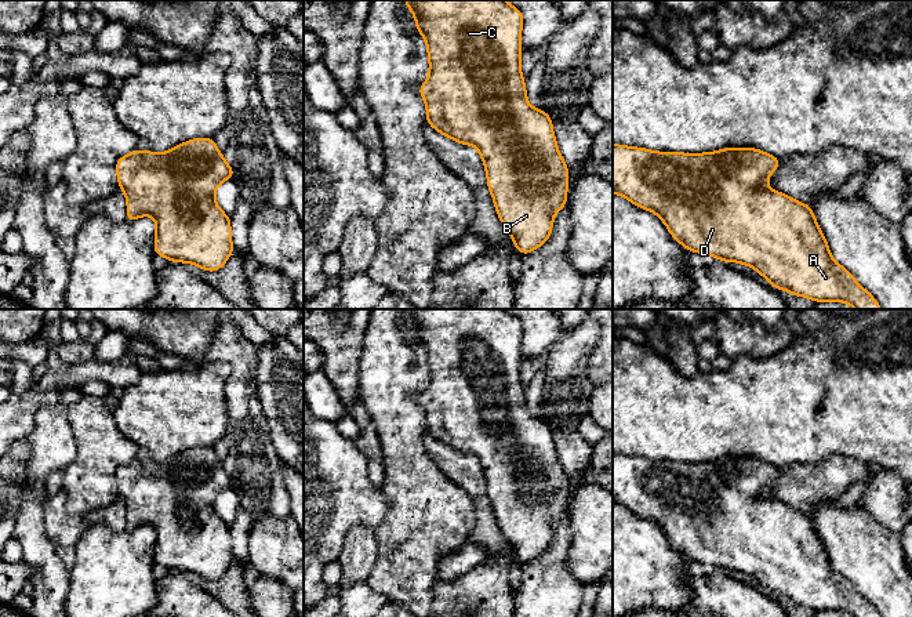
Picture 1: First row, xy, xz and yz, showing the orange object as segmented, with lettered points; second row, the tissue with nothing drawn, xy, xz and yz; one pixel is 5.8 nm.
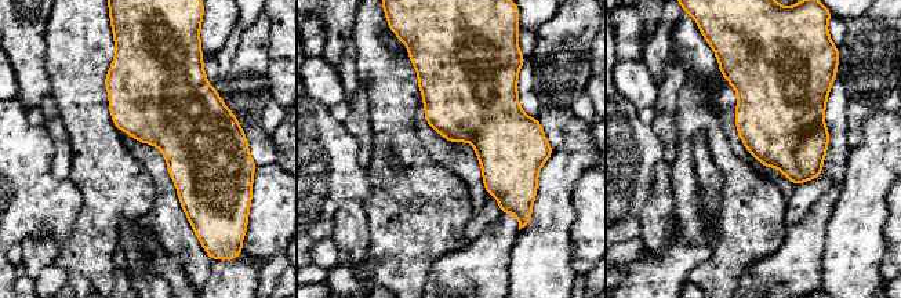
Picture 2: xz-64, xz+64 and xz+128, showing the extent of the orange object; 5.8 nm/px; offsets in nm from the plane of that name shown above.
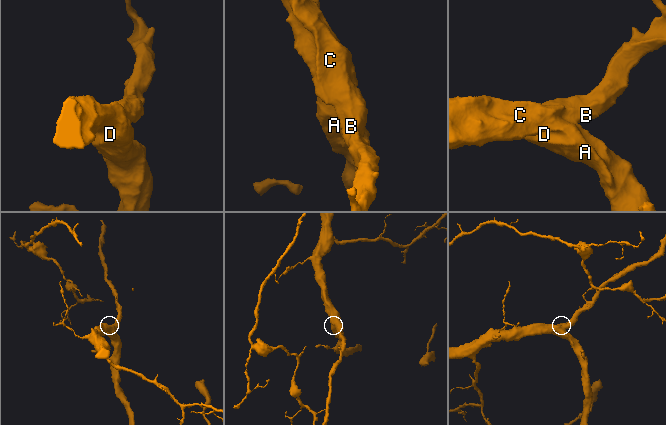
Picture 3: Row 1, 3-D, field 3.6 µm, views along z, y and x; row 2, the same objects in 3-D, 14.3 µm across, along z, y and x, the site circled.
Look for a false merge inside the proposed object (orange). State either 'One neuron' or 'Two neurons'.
One neuron

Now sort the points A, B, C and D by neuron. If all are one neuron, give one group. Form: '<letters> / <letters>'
A B C D

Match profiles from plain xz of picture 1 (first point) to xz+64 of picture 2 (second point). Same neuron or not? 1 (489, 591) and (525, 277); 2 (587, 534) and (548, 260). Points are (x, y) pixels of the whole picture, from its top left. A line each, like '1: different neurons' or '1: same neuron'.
1: different neurons
2: different neurons

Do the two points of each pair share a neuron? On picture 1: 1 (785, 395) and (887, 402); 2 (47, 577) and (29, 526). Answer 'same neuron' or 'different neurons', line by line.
1: same neuron
2: same neuron

